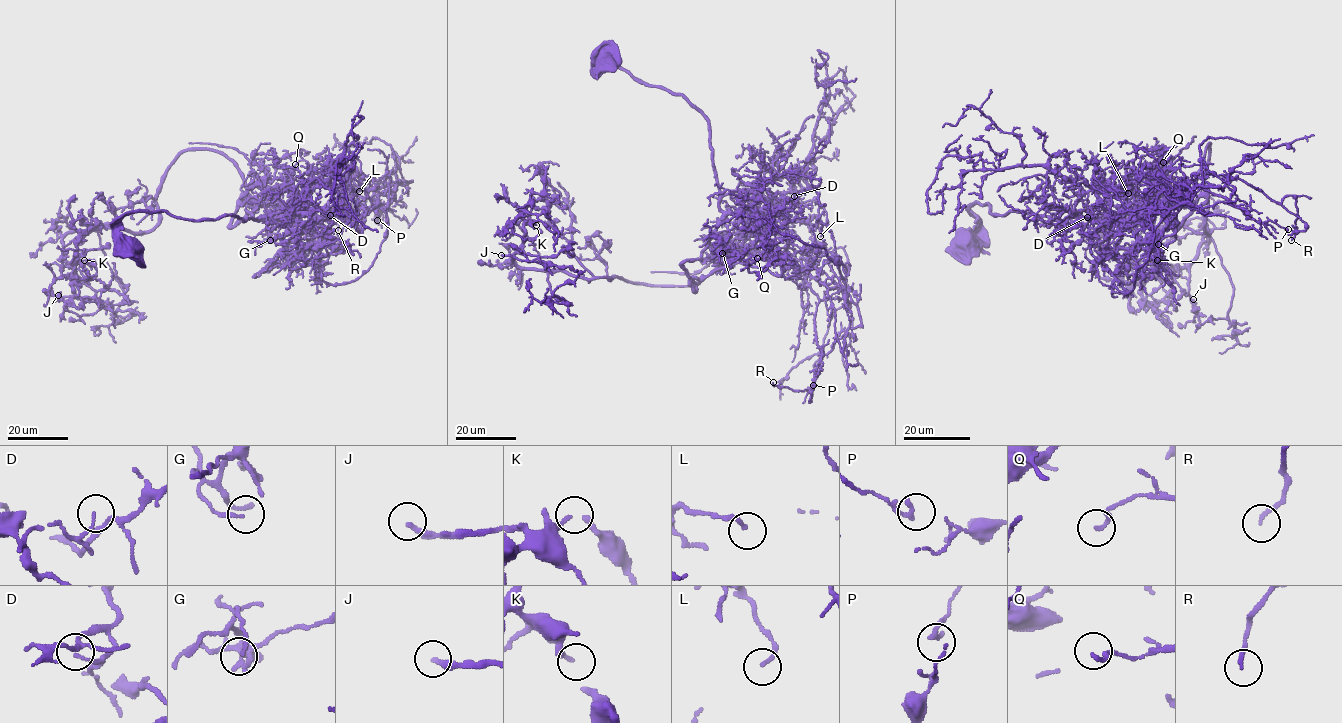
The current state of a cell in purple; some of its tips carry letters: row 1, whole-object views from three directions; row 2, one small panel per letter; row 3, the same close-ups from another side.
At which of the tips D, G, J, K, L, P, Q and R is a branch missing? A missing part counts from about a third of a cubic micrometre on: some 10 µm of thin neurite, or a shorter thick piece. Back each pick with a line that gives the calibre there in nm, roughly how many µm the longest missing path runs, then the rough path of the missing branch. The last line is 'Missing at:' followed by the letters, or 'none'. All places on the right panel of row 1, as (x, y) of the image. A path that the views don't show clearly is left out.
Missing at: none

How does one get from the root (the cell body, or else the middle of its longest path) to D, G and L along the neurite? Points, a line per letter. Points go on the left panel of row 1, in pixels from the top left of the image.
D: (134, 249), (119, 232), (120, 220), (133, 211), (244, 221), (298, 215), (310, 204), (330, 215)
G: (134, 249), (119, 232), (120, 220), (133, 211), (244, 221), (278, 218), (289, 206), (270, 214), (270, 240)
L: (134, 249), (119, 232), (120, 220), (133, 211), (244, 221), (297, 211), (307, 185), (359, 191)

